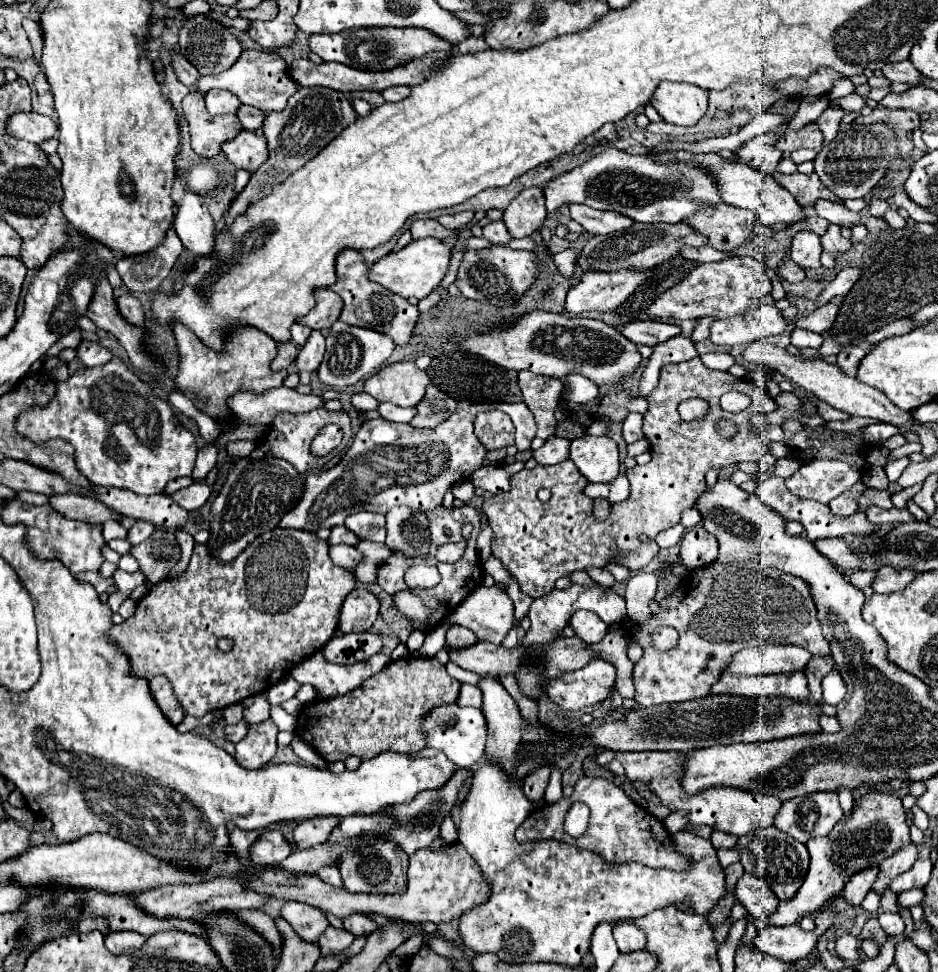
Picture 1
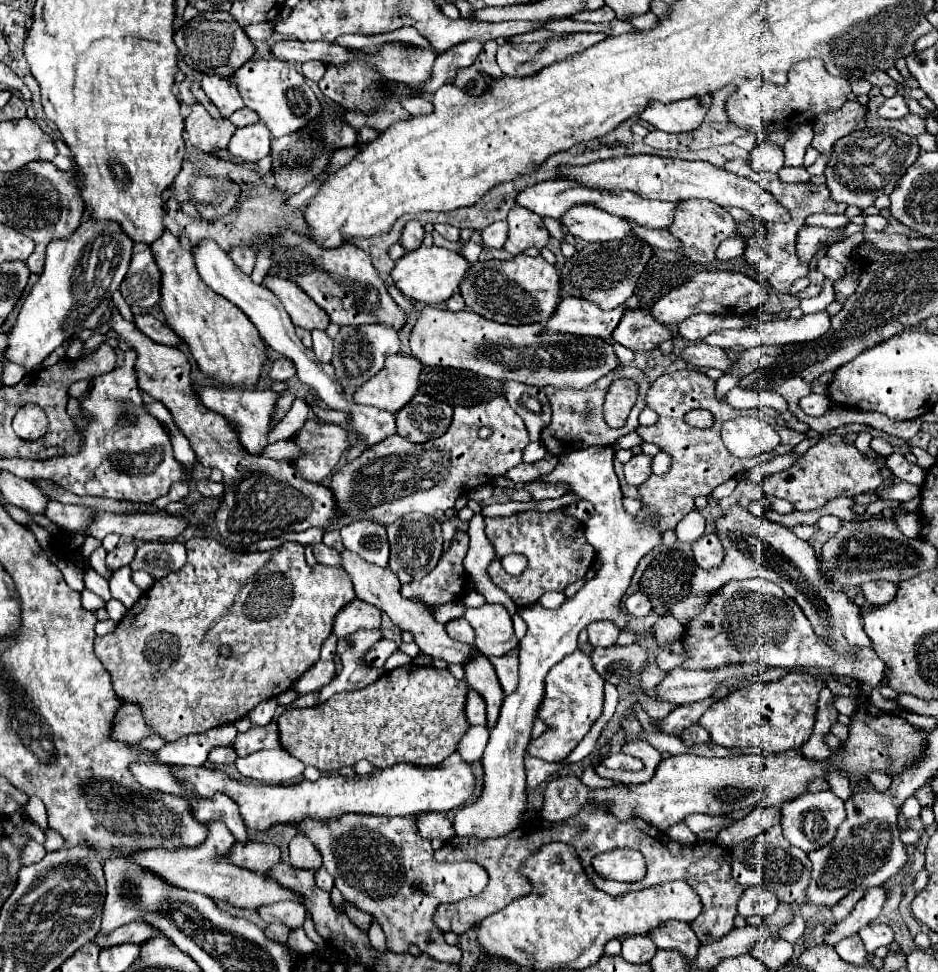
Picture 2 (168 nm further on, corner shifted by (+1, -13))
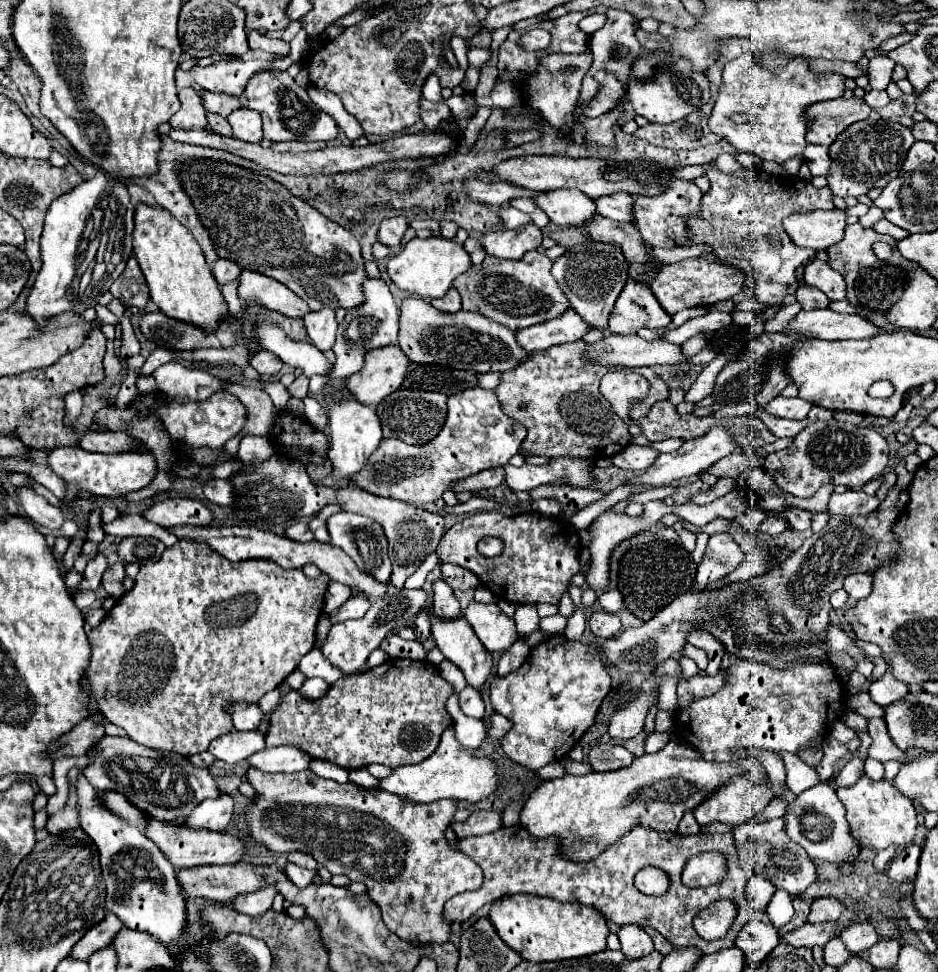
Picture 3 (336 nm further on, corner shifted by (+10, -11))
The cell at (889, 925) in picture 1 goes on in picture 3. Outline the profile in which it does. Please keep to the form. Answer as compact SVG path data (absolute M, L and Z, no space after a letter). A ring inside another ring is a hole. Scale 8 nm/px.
M856 921L848 929L844 929L840 937L842 937L844 945L852 953L860 953L864 949L870 949L880 939L878 933L876 933L876 929L874 929L874 925L868 923L868 921Z

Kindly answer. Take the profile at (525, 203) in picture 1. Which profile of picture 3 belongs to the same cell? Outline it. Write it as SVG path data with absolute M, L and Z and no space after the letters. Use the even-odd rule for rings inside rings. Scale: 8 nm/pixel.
M526 223L524 227L512 231L496 231L496 233L470 233L480 245L484 245L486 253L498 259L520 259L524 253L538 249L542 243L542 231L534 223Z

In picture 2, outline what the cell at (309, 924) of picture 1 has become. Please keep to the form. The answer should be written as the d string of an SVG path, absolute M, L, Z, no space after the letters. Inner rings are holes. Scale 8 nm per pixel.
M279 901L275 905L263 905L257 909L259 917L265 923L285 923L291 929L297 929L305 921L305 907L297 901Z

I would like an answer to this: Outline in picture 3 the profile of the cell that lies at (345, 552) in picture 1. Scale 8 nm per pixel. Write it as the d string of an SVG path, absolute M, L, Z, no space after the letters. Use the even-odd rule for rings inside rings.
M294 523L286 529L286 537L292 539L292 541L298 541L298 543L312 543L316 541L314 539L314 533L308 529L306 523Z

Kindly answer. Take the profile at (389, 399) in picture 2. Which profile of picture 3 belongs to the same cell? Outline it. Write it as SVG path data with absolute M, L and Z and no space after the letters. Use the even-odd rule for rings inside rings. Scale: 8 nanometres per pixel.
M380 347L366 355L366 363L358 375L352 375L346 383L348 391L362 405L378 405L382 399L400 389L406 371L408 357L400 347Z

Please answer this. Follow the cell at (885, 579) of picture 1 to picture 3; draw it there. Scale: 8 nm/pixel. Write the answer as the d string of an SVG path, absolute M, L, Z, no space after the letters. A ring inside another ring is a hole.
M854 573L846 577L844 589L852 599L864 599L866 595L872 593L872 583L874 583L874 577L870 573Z

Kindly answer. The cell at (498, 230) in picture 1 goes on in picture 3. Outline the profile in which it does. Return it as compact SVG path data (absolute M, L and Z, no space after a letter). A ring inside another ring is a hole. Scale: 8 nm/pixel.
M508 207L508 209L500 209L500 221L504 225L504 229L514 229L514 227L520 227L528 221L532 221L526 213L514 209L514 207Z

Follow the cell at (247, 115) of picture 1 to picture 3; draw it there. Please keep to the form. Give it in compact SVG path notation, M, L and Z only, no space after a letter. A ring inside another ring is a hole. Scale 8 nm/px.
M204 95L204 107L212 113L228 117L232 111L236 111L242 105L238 99L228 97L228 95Z

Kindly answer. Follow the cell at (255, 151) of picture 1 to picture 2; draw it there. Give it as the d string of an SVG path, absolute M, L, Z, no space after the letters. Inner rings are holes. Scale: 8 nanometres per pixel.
M259 121L255 125L237 129L227 149L235 157L241 157L245 161L259 161L269 153L269 145L271 145L271 131Z

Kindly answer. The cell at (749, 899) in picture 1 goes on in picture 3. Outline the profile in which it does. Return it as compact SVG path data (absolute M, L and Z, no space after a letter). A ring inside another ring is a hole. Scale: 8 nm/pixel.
M752 875L746 885L746 899L754 911L762 911L766 907L766 903L772 899L774 891L776 891L776 887L770 881L766 881L758 875Z

